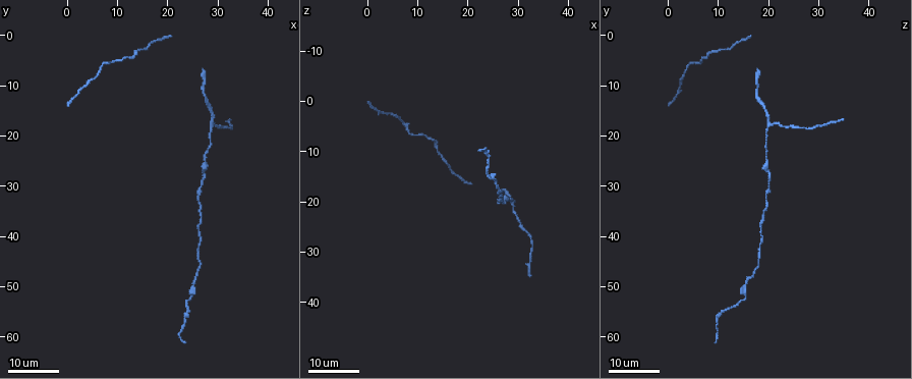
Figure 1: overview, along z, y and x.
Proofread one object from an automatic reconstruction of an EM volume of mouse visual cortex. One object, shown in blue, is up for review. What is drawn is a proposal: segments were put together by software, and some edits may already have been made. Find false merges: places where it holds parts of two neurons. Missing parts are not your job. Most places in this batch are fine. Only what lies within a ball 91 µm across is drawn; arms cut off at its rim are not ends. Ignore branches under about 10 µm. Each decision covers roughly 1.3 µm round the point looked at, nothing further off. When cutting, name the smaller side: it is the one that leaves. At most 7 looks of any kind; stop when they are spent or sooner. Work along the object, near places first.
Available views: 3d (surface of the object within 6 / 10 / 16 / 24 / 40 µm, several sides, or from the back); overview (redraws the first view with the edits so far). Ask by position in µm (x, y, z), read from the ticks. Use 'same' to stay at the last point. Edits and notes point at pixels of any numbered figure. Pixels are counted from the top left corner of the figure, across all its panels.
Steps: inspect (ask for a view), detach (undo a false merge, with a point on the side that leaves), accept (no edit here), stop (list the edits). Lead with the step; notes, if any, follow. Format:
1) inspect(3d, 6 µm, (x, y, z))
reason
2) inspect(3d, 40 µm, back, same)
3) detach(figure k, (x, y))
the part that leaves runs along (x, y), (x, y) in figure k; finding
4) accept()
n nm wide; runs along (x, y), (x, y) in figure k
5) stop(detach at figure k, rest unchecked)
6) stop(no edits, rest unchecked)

inspect(3d, 16 µm, (29.0, 17.5, 20.5))
three-way junction

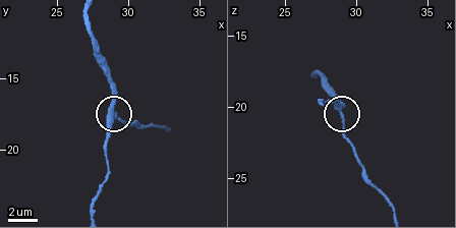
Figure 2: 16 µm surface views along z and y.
inspect(3d, 10 µm, (29.0, 17.8, 20.2))

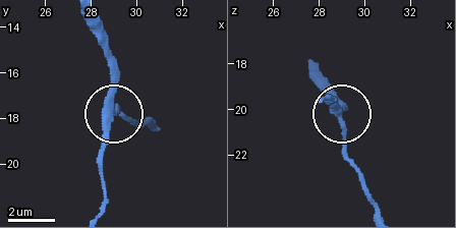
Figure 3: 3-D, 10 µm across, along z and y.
accept()
continuous, no second neuron

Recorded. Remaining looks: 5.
inspect(3d, 16 µm, (26.5, 35.5, 19.0))

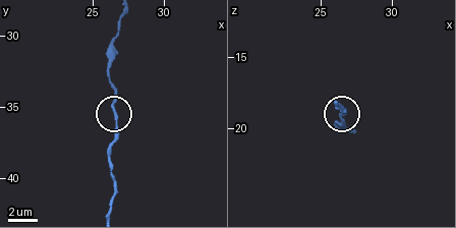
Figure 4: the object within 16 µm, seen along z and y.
inspect(3d, 6 µm, same)
closer look

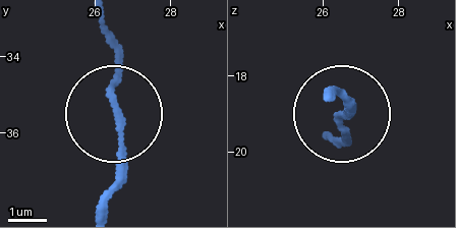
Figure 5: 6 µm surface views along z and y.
accept()
runs along (104, 19), (123, 146), (123, 175), (107, 205) in figure 5; continuous, no second neuron

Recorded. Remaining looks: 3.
inspect(3d, 24 µm, (25.0, 51.0, 15.5))
thick turns thin

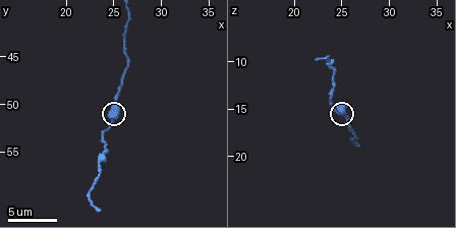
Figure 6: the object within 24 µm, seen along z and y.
inspect(3d, 6 µm, same)

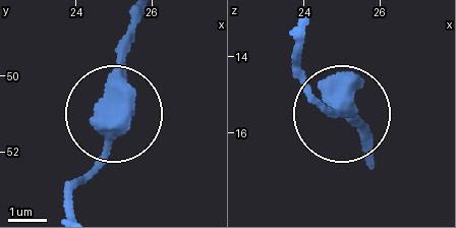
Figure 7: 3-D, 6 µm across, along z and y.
accept()
320 nm wide; runs along (137, 23), (109, 151), (66, 195) in figure 7; all the same neuron

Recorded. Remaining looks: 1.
stop(no edits, rest unchecked)

